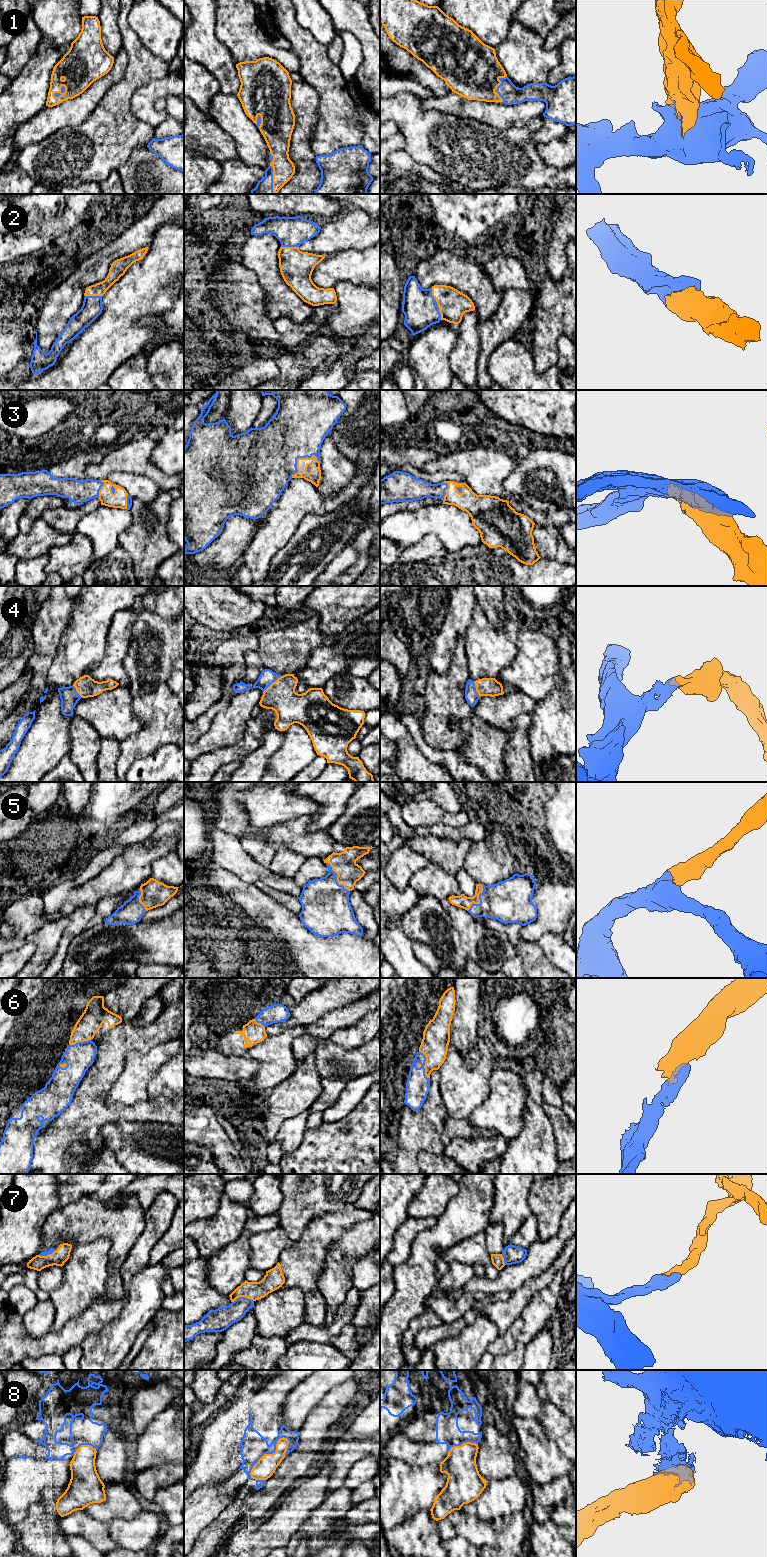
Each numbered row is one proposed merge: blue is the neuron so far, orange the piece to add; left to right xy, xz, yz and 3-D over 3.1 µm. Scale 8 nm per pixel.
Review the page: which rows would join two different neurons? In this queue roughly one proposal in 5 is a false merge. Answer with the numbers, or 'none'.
8

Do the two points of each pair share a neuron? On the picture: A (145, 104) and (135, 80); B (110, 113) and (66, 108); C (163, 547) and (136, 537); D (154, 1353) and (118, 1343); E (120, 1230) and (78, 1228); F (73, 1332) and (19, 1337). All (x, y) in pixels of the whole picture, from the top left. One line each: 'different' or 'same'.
A: different
B: different
C: same
D: different
E: same
F: same

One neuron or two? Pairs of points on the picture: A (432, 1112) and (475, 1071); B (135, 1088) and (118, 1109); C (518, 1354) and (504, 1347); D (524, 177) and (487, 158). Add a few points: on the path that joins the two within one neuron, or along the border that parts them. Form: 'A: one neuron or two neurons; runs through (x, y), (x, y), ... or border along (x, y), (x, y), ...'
A: two neurons; border along (437, 1083), (448, 1118)
B: two neurons; border along (116, 1081), (106, 1099), (125, 1106)
C: two neurons; border along (517, 1341), (511, 1350), (494, 1357)
D: one neuron; runs through (515, 168), (505, 158), (496, 158)

